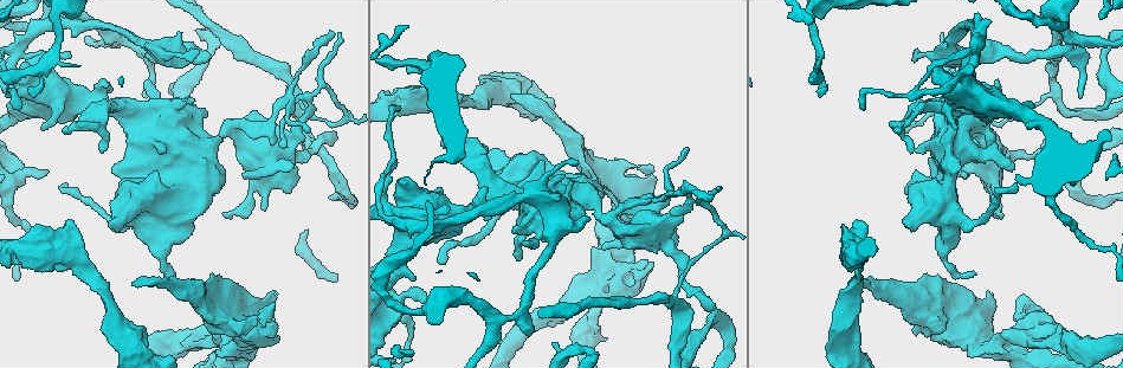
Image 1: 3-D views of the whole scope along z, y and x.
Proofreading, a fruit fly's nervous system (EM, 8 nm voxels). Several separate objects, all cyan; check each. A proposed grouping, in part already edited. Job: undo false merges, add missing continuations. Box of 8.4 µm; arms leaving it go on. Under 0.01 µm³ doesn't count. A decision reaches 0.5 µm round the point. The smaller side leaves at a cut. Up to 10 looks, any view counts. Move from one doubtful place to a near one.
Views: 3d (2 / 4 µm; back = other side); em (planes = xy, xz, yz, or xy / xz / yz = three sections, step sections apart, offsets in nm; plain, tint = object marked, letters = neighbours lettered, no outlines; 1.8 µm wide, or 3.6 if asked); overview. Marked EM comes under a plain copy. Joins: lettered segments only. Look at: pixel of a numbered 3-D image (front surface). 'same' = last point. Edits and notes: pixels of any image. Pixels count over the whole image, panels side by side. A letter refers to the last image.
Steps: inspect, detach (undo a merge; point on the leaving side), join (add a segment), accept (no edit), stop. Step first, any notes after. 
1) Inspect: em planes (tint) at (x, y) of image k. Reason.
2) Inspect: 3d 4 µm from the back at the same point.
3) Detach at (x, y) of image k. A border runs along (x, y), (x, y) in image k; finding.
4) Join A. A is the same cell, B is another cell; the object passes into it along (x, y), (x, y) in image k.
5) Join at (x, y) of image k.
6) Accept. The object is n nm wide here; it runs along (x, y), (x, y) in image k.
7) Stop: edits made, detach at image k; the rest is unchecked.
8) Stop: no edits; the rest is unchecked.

Inspect: 3d 2 µm at (623, 269) of image 1. Abrupt turn.

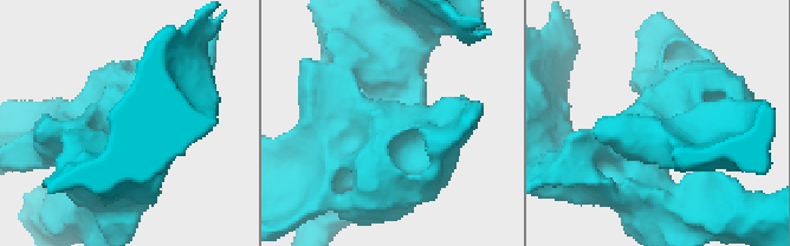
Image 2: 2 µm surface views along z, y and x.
Inspect: em planes (letters) at (400, 129) of image 2.

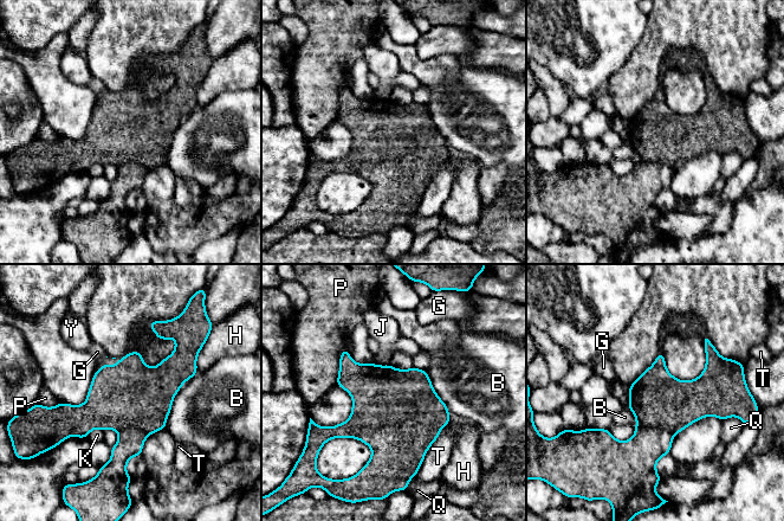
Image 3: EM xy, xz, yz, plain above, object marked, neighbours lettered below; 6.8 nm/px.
Detach at (658, 399) of image 3. B, G, H, J, K, P, Q, T and Y are other cells; two neurons meet here.

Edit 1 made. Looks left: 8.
Inspect: 3d 2 µm from the back at (1049, 96) of image 1. Branch point.

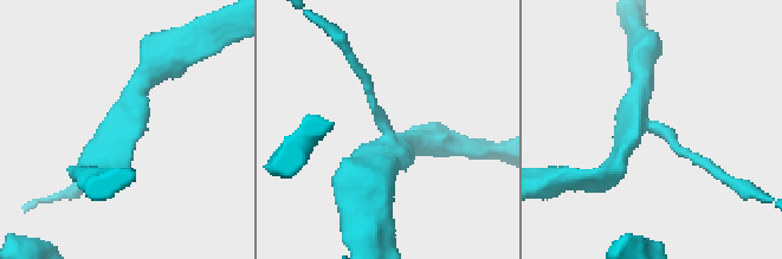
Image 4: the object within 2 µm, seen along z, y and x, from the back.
Inspect: em yz step 4 (letters) at (386, 138) of image 4. 3 arms meet here.

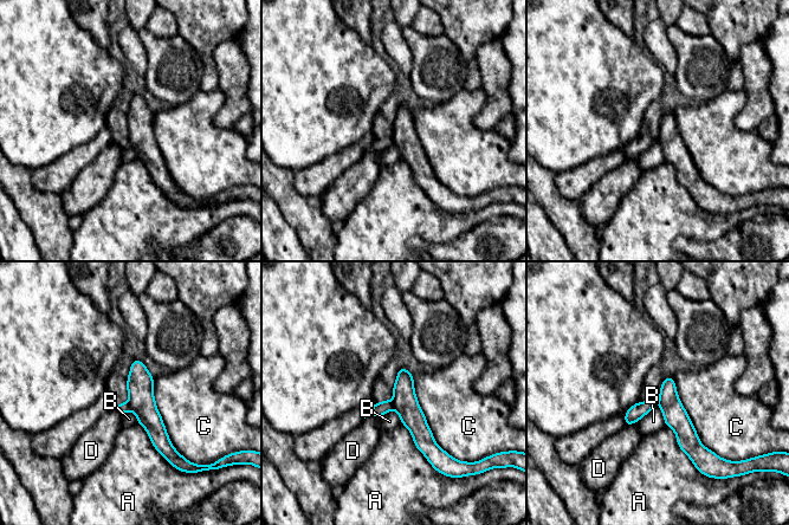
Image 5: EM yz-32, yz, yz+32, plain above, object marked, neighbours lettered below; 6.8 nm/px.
Accept. A, B, C and D are other cells; a border runs along (636, 422), (657, 404), (665, 425) in image 5; one neuron here.

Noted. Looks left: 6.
Inspect: 3d 2 µm at (308, 103) of image 1. Four arms meet.

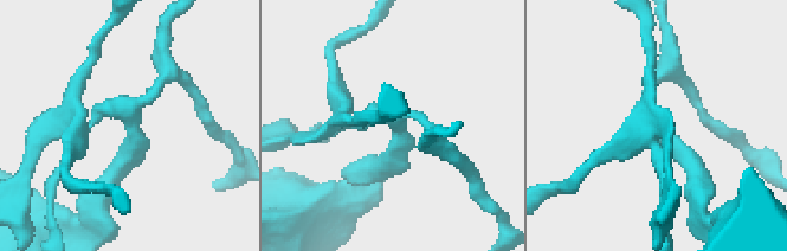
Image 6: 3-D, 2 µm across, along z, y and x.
Inspect: em xy step 8 (tint) at (131, 123) of image 6. Need the tissue.

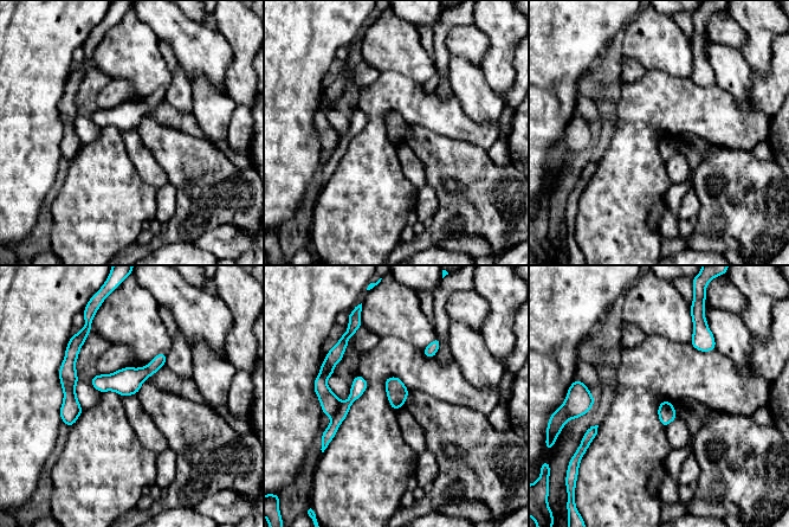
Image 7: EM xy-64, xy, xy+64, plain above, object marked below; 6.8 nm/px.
Inspect: em planes (letters) at the same point.

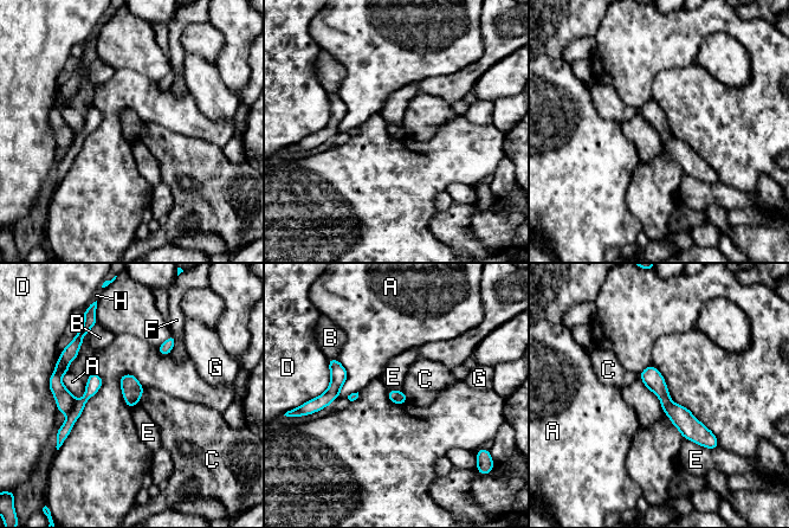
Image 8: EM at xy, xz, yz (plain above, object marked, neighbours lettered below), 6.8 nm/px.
Accept. A, B, C, D, E, F, G and H are other cells; it runs along (648, 369), (666, 403), (715, 442) in image 8; continuous, no second neuron.

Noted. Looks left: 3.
Inspect: 3d 2 µm at (261, 321) of image 1. Touches itself.

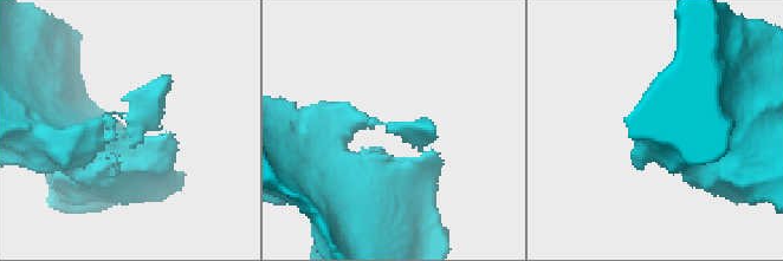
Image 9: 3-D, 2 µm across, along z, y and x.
Inspect: em planes (letters) at (392, 126) of image 9.

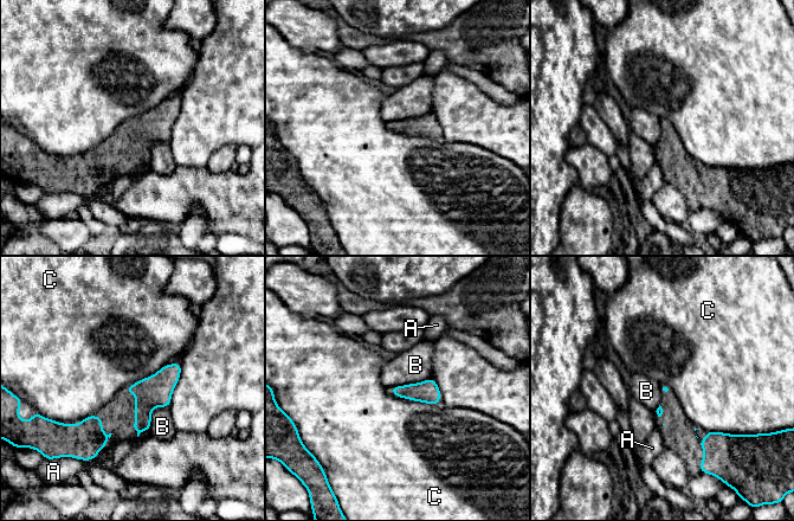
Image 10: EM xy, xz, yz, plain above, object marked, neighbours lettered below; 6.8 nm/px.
Accept. The object is 60 nm wide here; A, B and C are other cells; a border runs along (431, 377), (392, 387) in image 10; continuous, no second neuron.

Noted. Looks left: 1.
Stop: edits made, detach at image 3; the rest is unchecked.

